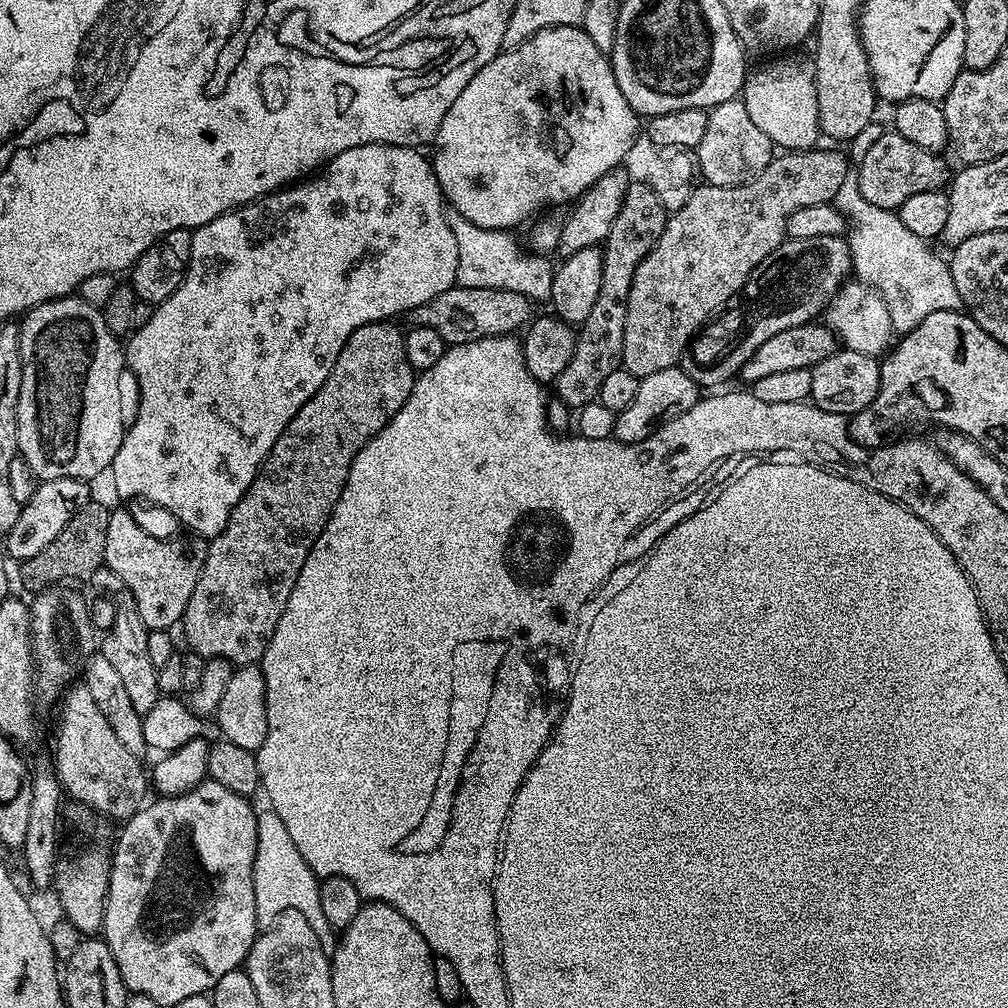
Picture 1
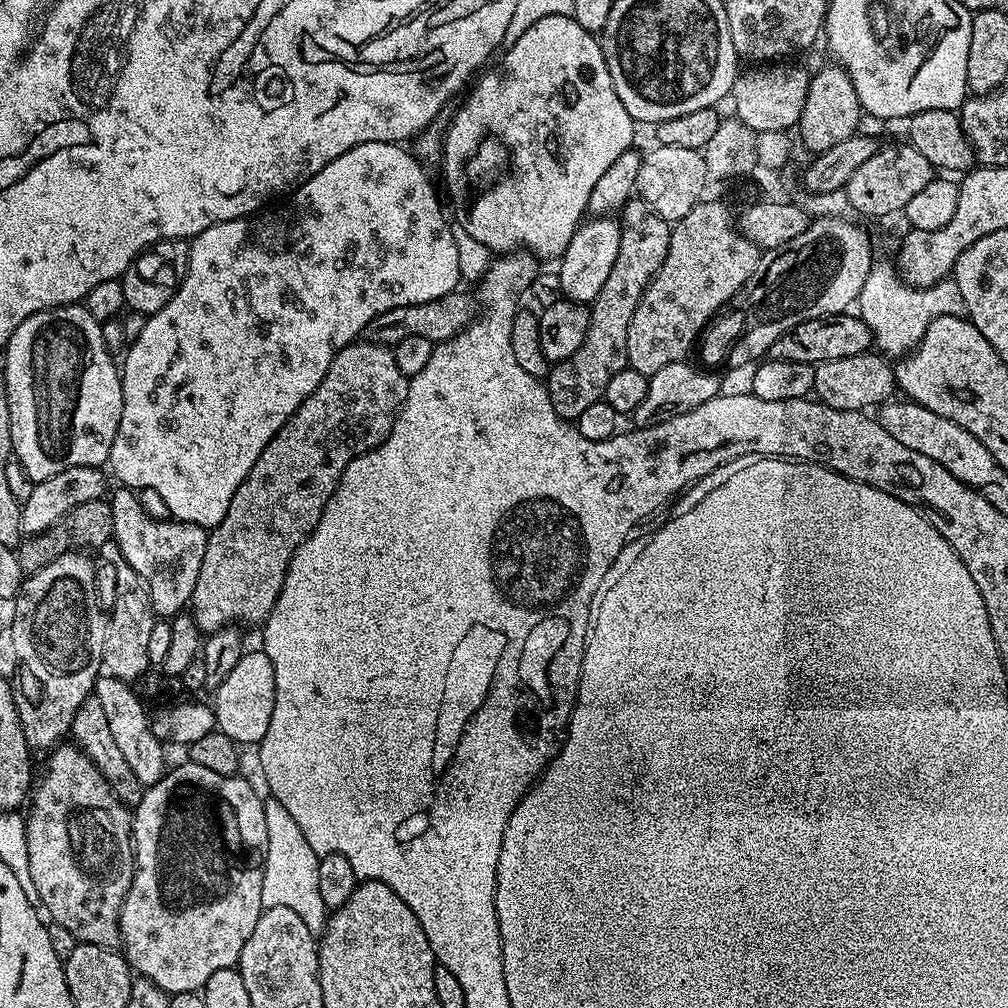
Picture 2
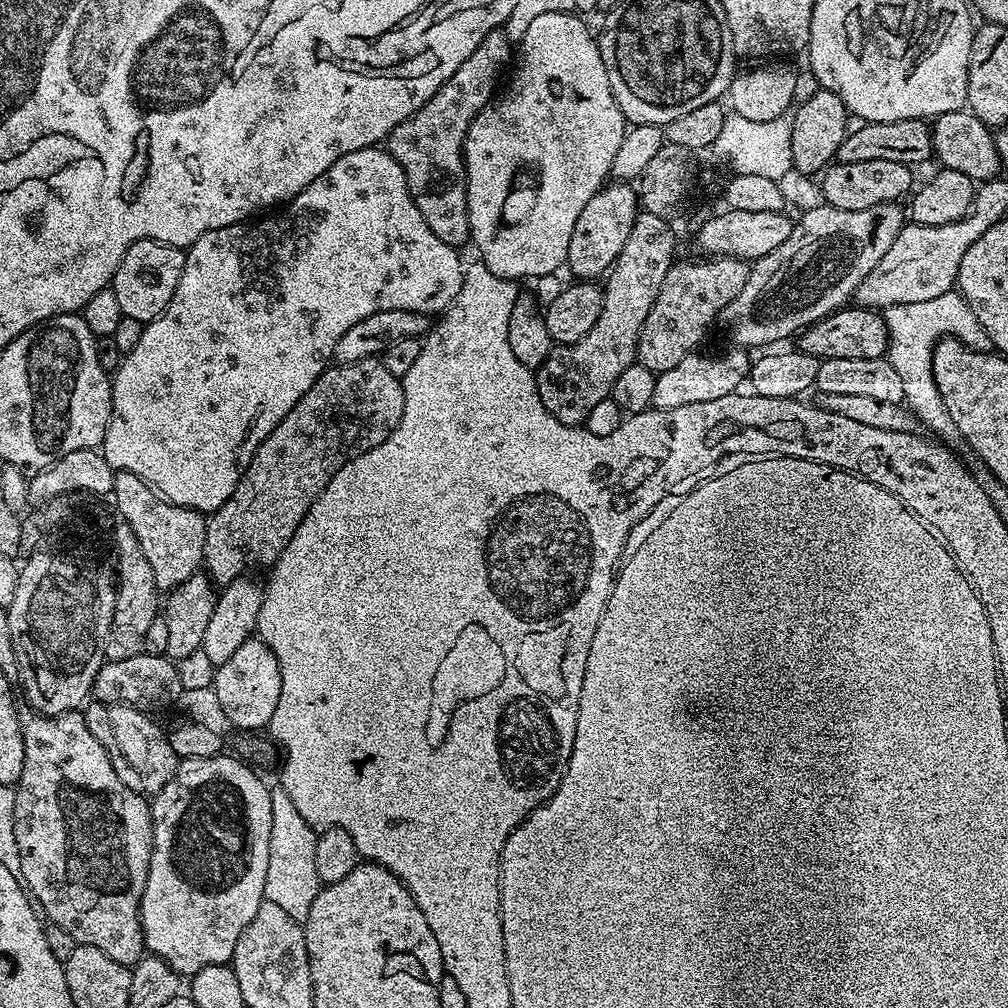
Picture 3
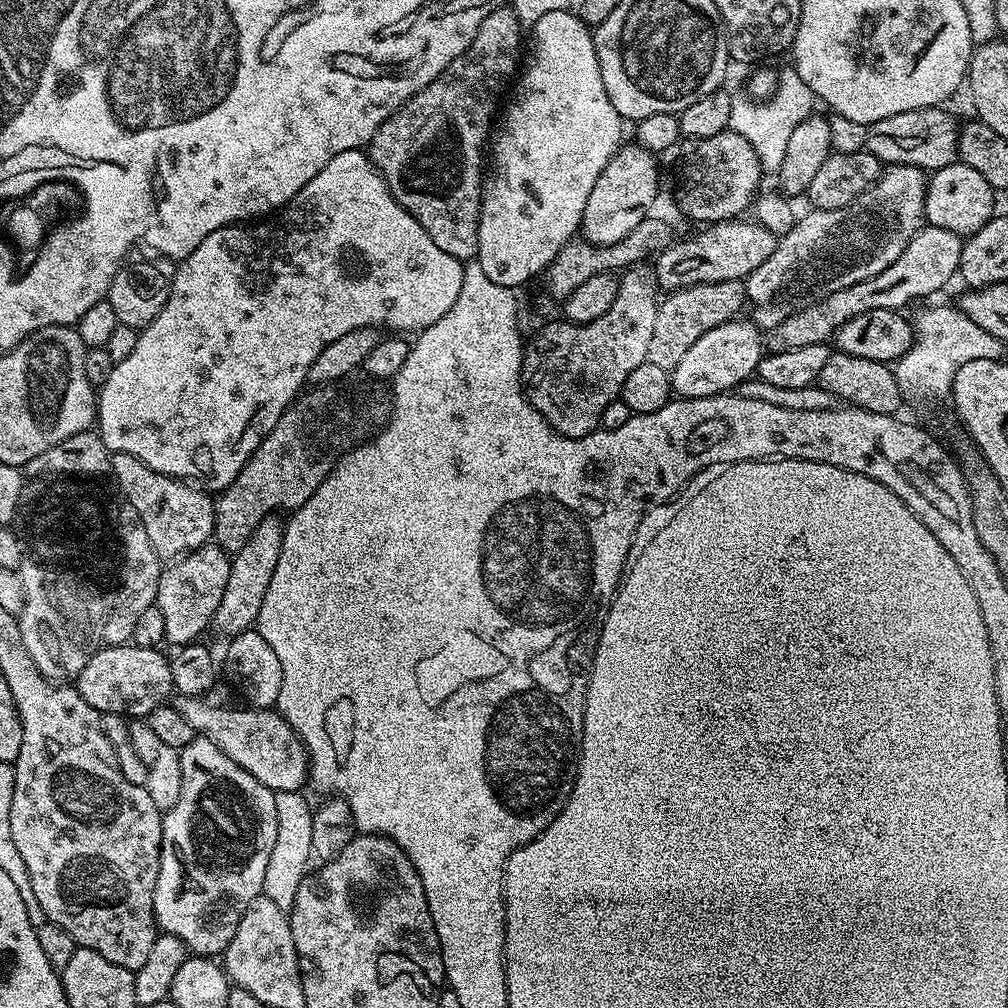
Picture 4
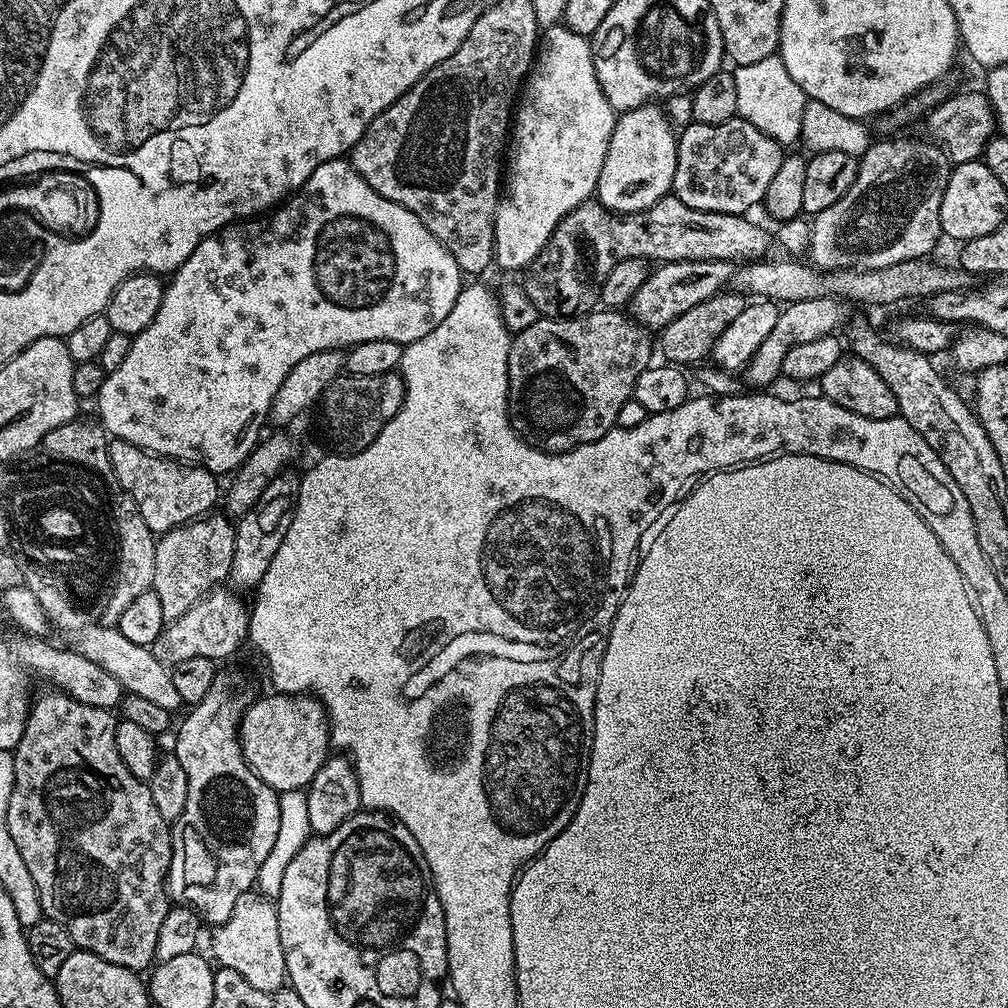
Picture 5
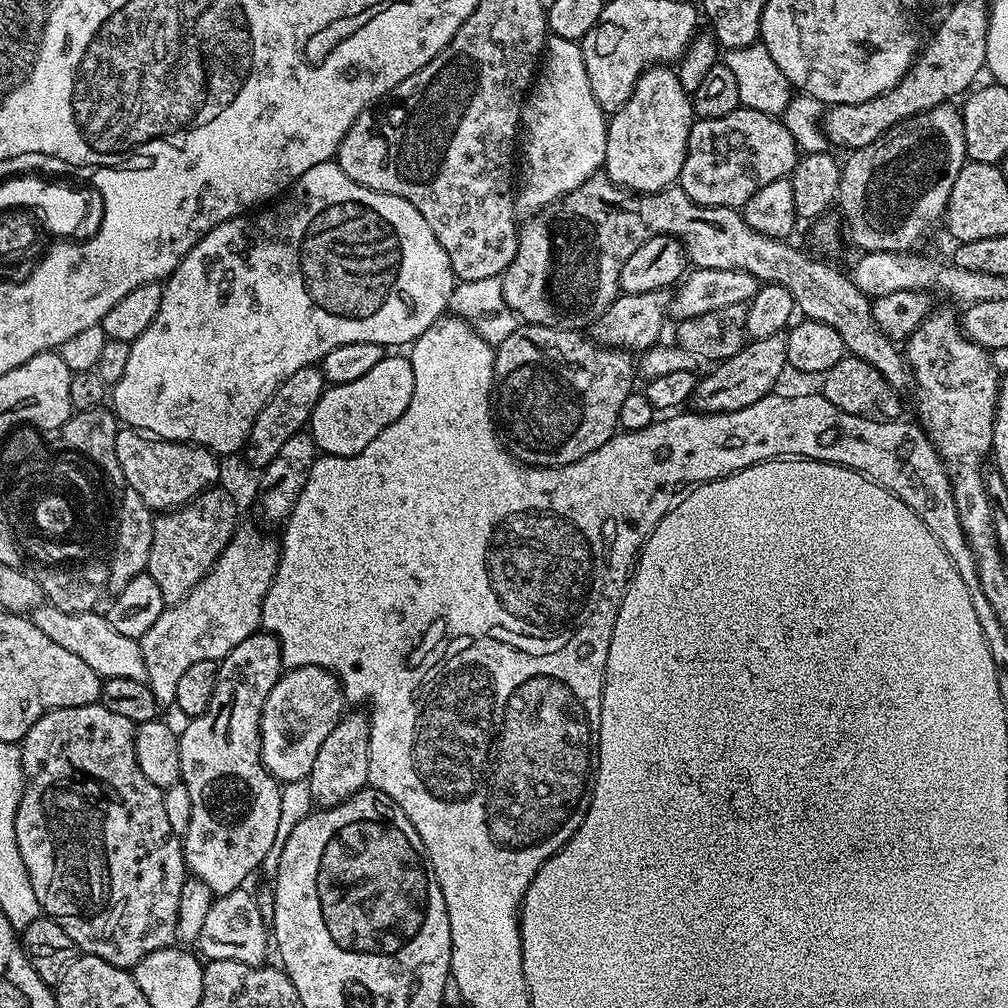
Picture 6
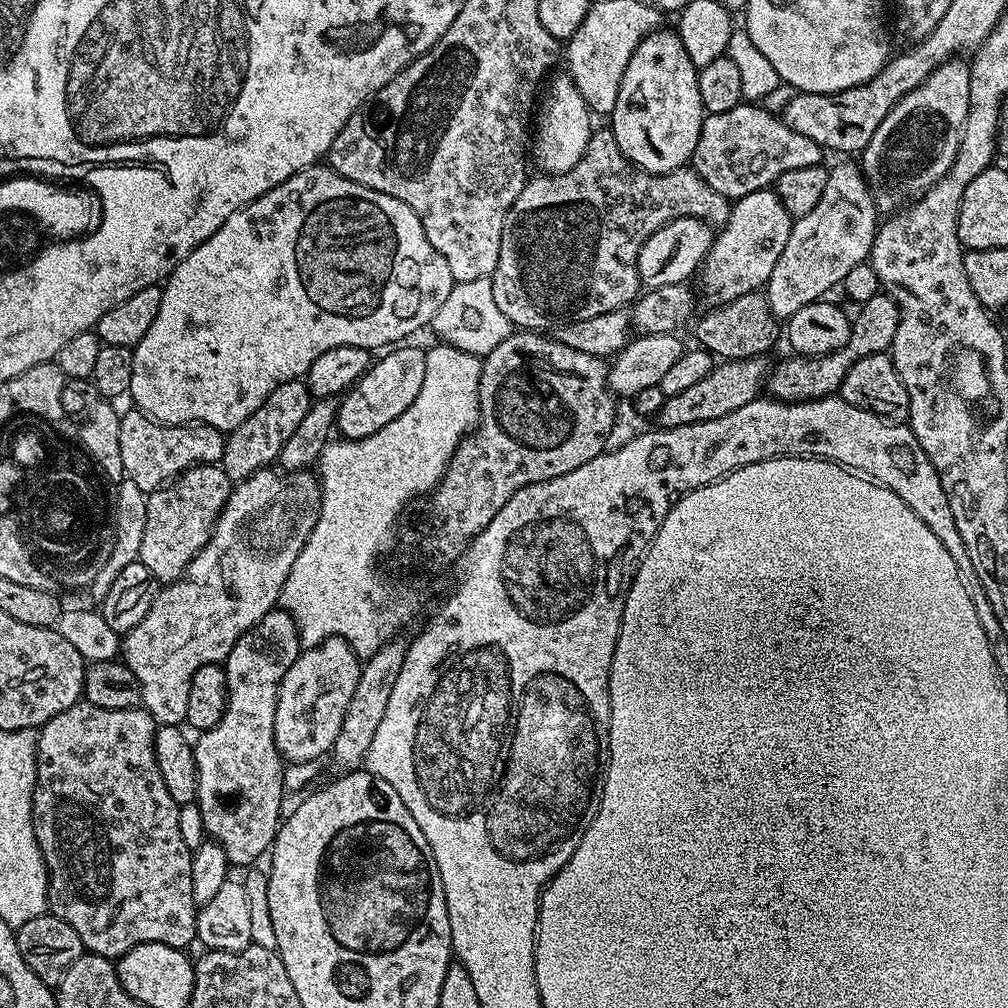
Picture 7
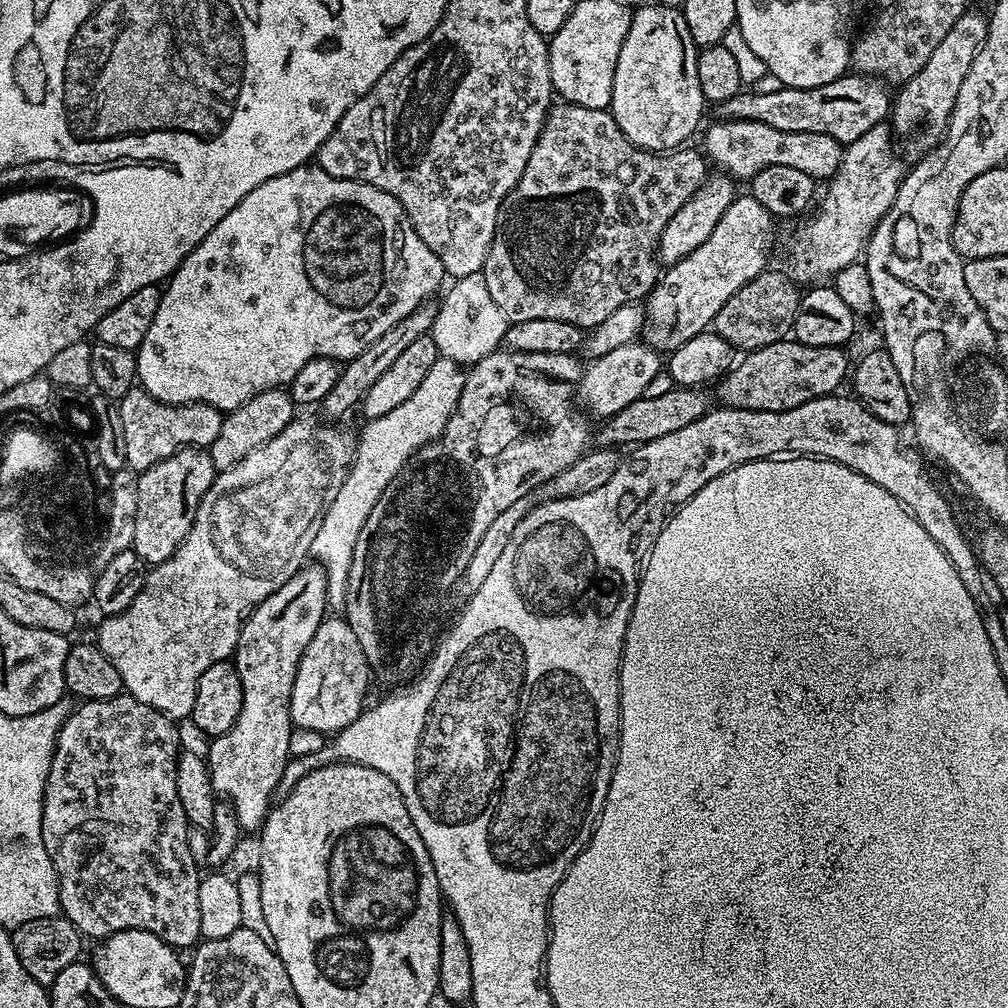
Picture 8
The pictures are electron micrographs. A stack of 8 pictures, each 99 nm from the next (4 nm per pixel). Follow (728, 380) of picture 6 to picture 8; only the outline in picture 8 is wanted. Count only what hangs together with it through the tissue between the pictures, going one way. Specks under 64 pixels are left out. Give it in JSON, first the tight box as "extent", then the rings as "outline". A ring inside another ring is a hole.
{"extent":[594,386,714,449],"outline":[[[676,386],[659,398],[646,398],[641,396],[639,400],[630,402],[618,414],[607,417],[600,429],[595,429],[594,440],[599,447],[615,449],[616,444],[632,444],[639,446],[646,442],[654,442],[654,438],[663,438],[666,434],[674,434],[674,430],[683,430],[690,426],[690,422],[698,422],[713,407],[714,400],[704,393],[703,387],[682,388]]]}

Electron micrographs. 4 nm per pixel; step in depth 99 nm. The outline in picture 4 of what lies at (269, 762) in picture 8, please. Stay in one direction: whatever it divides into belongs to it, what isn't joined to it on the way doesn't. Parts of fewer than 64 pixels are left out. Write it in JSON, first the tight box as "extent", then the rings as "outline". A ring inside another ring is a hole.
{"extent":[154,734,278,958],"outline":[[[200,734],[185,748],[179,749],[182,762],[182,794],[178,802],[163,813],[160,869],[154,890],[154,914],[157,925],[167,935],[177,936],[189,953],[205,958],[216,958],[234,938],[240,915],[250,901],[264,890],[266,865],[270,850],[278,838],[278,814],[274,810],[276,793],[238,762],[226,758],[214,741]]]}

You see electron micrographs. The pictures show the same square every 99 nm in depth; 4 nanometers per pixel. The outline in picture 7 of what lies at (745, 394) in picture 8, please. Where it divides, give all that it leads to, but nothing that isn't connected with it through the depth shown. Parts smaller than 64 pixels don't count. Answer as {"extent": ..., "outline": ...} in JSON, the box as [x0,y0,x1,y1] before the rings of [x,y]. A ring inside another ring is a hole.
{"extent":[766,294,900,402],"outline":[[[879,294],[862,304],[861,310],[852,320],[852,337],[838,350],[825,356],[797,356],[789,355],[789,360],[784,360],[780,365],[773,367],[766,377],[766,392],[771,399],[795,402],[798,400],[821,400],[823,396],[837,395],[842,386],[842,378],[850,374],[850,366],[858,362],[858,358],[866,358],[870,354],[888,352],[894,342],[894,330],[898,330],[900,321],[900,308],[887,294]]]}

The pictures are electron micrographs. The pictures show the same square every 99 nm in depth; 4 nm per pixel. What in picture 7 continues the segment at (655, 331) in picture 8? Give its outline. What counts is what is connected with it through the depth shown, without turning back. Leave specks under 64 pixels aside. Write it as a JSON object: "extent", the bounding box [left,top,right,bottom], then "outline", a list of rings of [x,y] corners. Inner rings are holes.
{"extent":[702,187,794,302],"outline":[[[766,187],[754,194],[746,194],[741,200],[731,205],[728,213],[728,222],[715,233],[712,248],[702,265],[702,277],[704,276],[704,288],[717,296],[717,301],[727,302],[745,296],[747,292],[763,289],[768,283],[774,264],[778,262],[779,255],[785,249],[786,240],[791,234],[794,218],[782,206],[778,194]]]}

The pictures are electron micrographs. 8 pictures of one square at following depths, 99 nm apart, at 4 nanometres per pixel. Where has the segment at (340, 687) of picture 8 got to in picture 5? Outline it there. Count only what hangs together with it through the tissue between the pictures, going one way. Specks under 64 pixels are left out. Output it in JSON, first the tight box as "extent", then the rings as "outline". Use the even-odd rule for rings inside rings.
{"extent":[240,694,330,794],"outline":[[[308,694],[271,695],[253,700],[244,712],[240,720],[240,749],[255,776],[278,794],[307,789],[330,752],[324,706]]]}

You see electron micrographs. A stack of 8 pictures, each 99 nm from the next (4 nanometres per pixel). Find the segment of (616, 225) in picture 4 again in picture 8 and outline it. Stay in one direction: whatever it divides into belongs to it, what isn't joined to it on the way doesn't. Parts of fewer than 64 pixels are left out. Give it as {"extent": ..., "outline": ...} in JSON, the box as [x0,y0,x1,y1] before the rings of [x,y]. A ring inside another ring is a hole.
{"extent":[610,4,706,154],"outline":[[[644,4],[632,13],[630,30],[618,54],[610,111],[622,134],[645,152],[661,154],[687,145],[704,116],[706,101],[698,86],[698,49],[679,7]]]}

